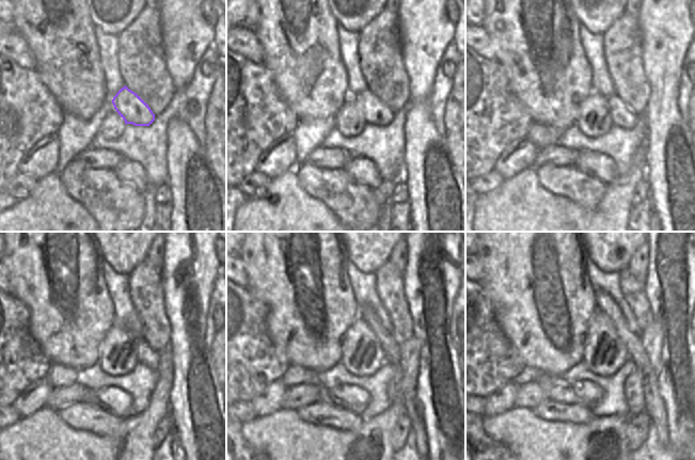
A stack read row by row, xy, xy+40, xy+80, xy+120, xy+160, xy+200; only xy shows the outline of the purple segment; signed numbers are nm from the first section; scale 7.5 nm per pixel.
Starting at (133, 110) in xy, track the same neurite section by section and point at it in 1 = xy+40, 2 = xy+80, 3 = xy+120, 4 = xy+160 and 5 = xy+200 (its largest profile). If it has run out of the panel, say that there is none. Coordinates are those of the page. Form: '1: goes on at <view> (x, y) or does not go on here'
1: goes on at xy+40 (375, 112)
2: goes on at xy+80 (621, 115)
3: goes on at xy+120 (147, 357)
4: goes on at xy+160 (394, 386)
5: goes on at xy+200 (634, 383)

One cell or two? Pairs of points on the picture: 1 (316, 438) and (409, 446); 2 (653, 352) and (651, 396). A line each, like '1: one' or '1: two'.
1: two
2: one

